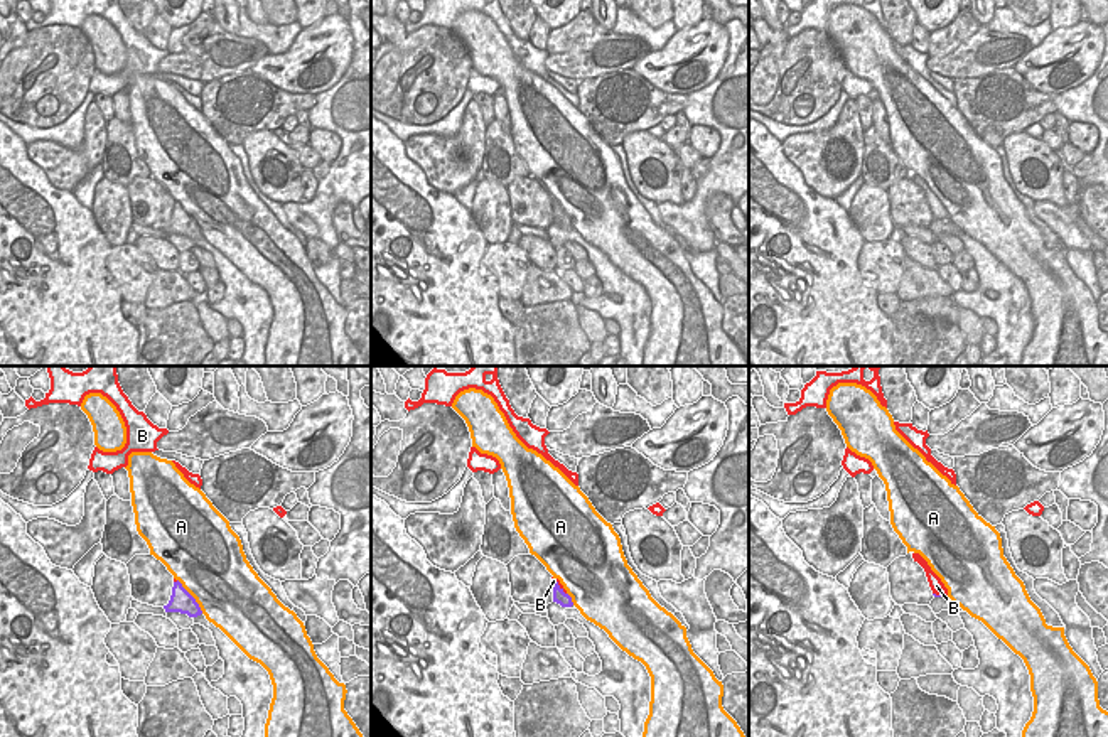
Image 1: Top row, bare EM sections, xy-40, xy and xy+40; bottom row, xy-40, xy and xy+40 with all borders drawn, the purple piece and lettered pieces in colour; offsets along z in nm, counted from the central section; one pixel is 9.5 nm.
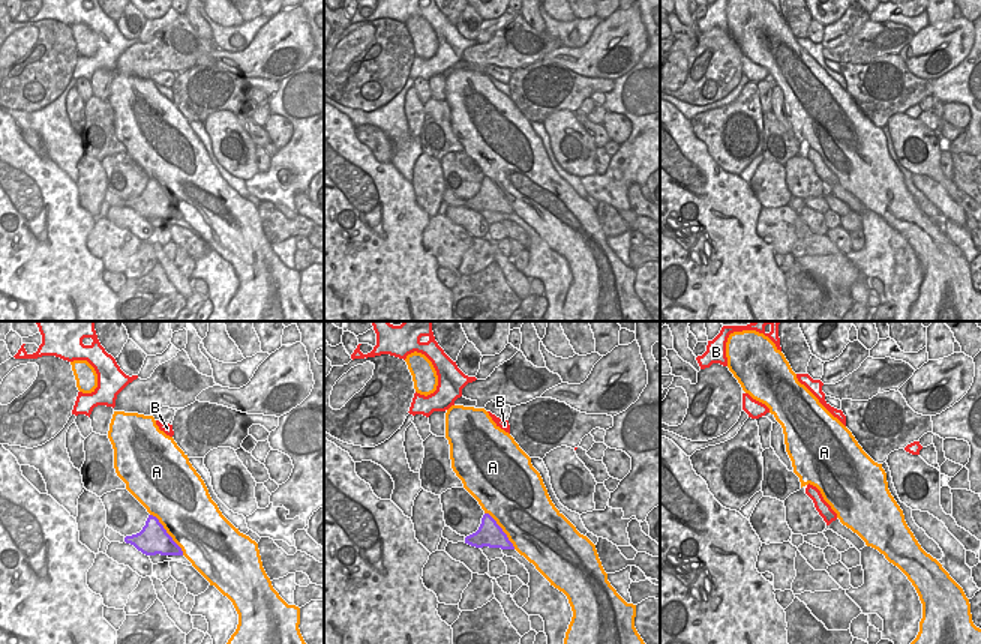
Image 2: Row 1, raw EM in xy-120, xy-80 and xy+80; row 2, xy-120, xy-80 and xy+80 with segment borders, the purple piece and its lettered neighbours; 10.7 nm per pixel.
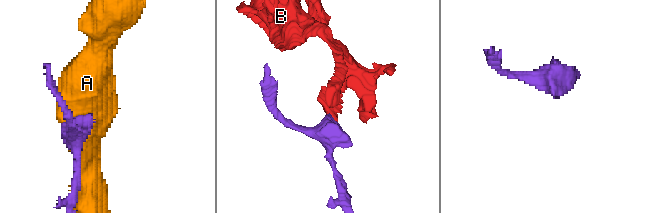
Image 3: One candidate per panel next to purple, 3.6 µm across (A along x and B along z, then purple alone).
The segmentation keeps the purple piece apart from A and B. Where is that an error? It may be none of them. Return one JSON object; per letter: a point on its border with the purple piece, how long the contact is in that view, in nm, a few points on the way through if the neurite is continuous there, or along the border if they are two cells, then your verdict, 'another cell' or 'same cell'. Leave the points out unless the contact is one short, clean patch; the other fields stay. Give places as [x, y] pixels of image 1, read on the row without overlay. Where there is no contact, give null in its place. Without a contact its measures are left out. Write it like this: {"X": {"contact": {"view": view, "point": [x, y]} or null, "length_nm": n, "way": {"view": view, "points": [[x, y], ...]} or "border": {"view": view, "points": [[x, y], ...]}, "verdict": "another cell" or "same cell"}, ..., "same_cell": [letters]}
{"A": {"contact": {"view": "xy-40", "point": [191, 218]}, "length_nm": 420, "verdict": "another cell"}, "B": {"contact": {"view": "xy", "point": [559, 209]}, "length_nm": 180, "border": {"view": "xy", "points": [[555, 203], [565, 216]]}, "verdict": "another cell"}, "same_cell": []}

